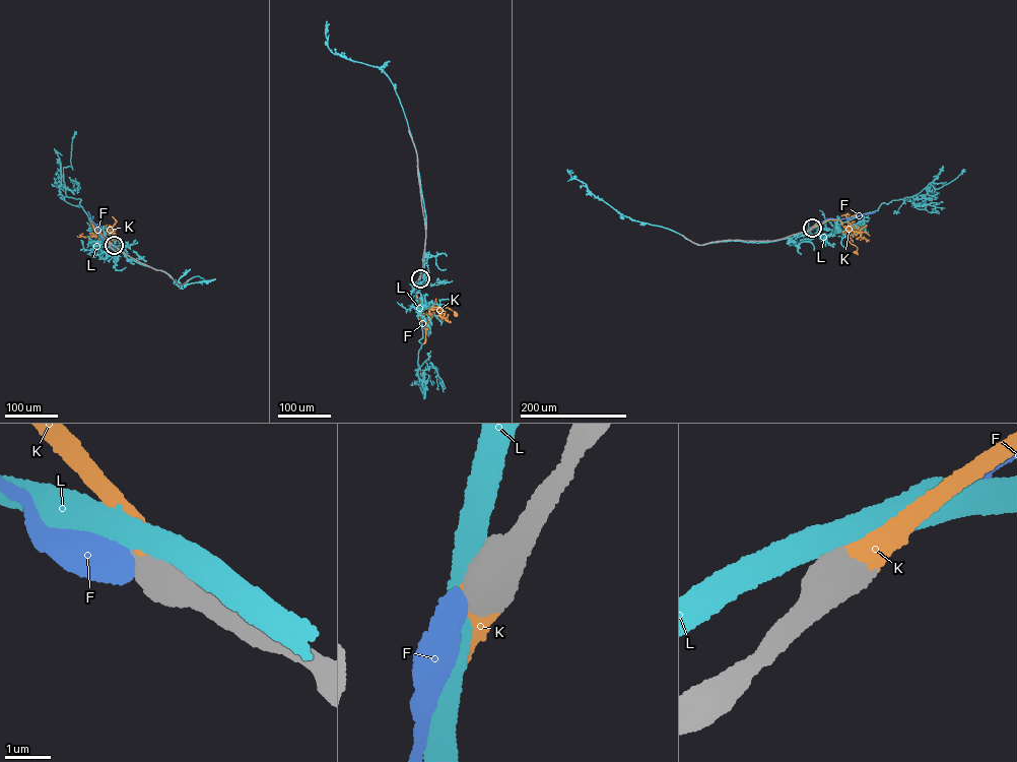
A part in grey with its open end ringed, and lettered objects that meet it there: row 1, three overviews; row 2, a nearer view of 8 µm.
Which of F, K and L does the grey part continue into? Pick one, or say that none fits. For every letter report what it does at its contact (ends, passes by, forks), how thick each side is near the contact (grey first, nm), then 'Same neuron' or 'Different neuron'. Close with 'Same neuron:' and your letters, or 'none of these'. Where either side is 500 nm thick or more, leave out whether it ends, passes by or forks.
F: Thickness 700 nm (grey) against 600 nm. Different neuron
K: Thickness 800 nm (grey) against 550 nm. Same neuron
L: Thickness 750 nm (grey) against 550 nm. Different neuron
Same neuron: K

